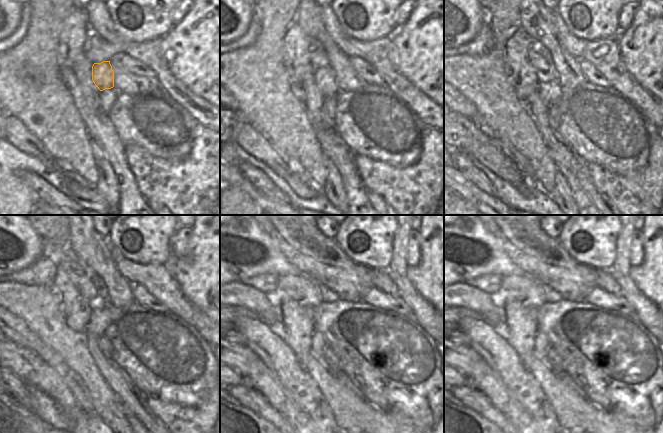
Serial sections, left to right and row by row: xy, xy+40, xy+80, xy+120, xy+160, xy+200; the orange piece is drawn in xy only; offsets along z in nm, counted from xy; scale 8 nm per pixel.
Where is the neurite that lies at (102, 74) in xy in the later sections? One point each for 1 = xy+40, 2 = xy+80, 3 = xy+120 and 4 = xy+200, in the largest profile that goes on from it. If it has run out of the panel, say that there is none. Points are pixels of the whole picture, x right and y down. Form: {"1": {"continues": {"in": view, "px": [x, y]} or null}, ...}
{"1": {"continues": {"in": "xy+40", "px": [325, 77]}}, "2": {"continues": {"in": "xy+80", "px": [549, 87]}}, "3": {"continues": {"in": "xy+120", "px": [100, 317]}}, "4": {"continues": {"in": "xy+200", "px": [541, 345]}}}

